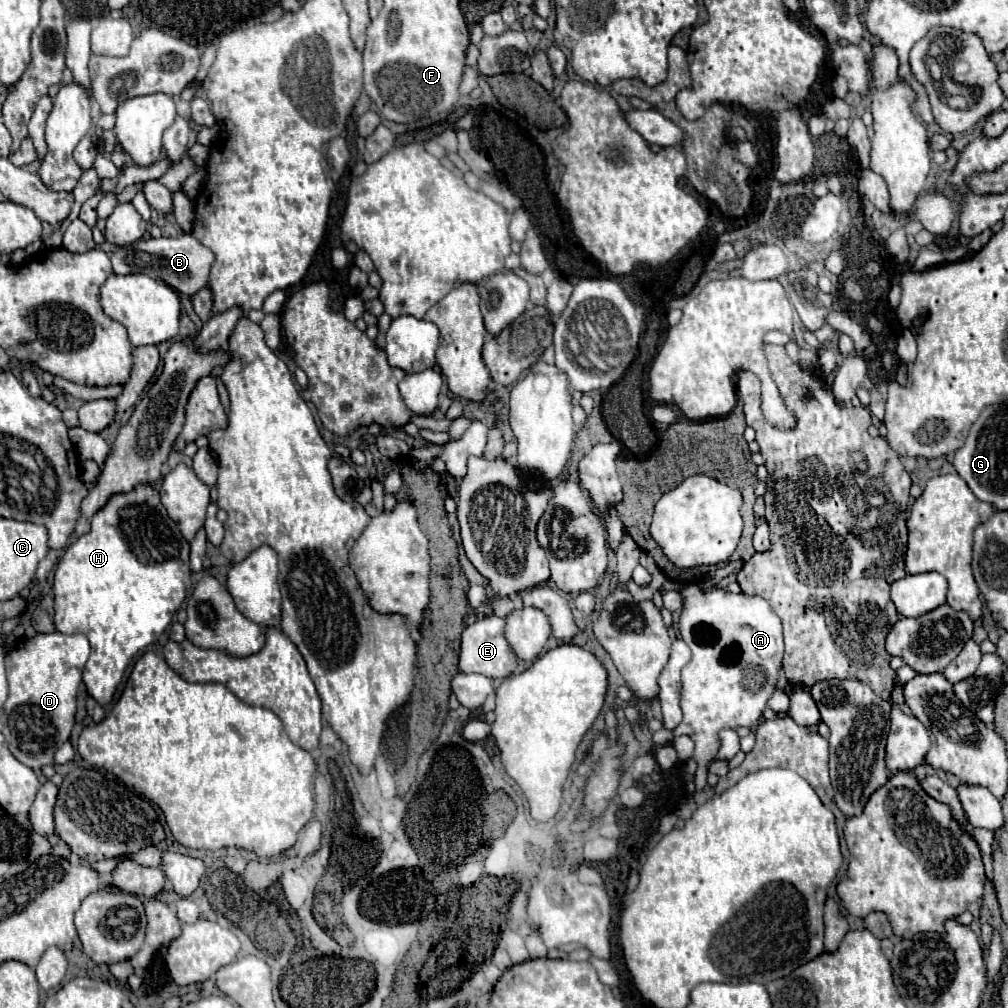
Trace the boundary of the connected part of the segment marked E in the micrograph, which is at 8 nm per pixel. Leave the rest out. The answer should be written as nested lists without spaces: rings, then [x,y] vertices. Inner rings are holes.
[[[484,617],[480,621],[470,623],[462,633],[462,649],[460,649],[460,671],[462,673],[480,673],[490,679],[506,679],[518,667],[518,657],[512,653],[508,639],[504,637],[504,619],[502,617]]]

